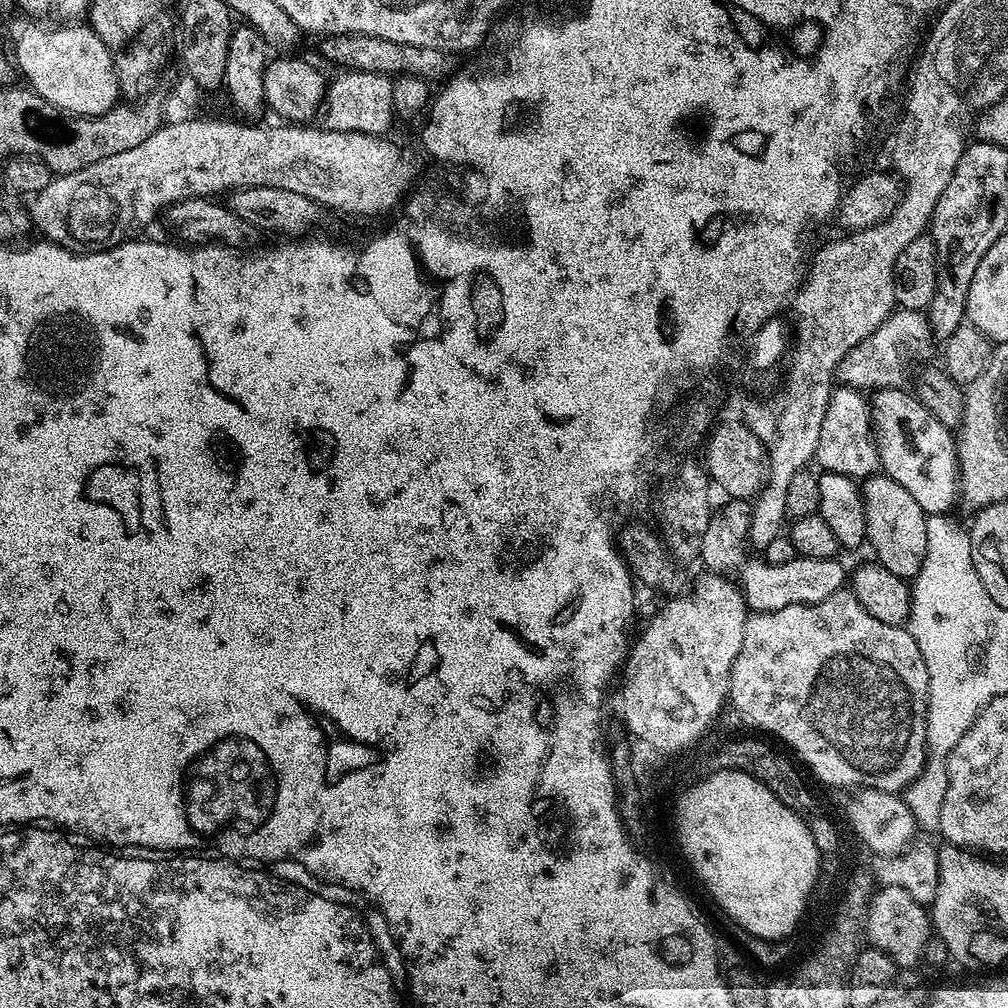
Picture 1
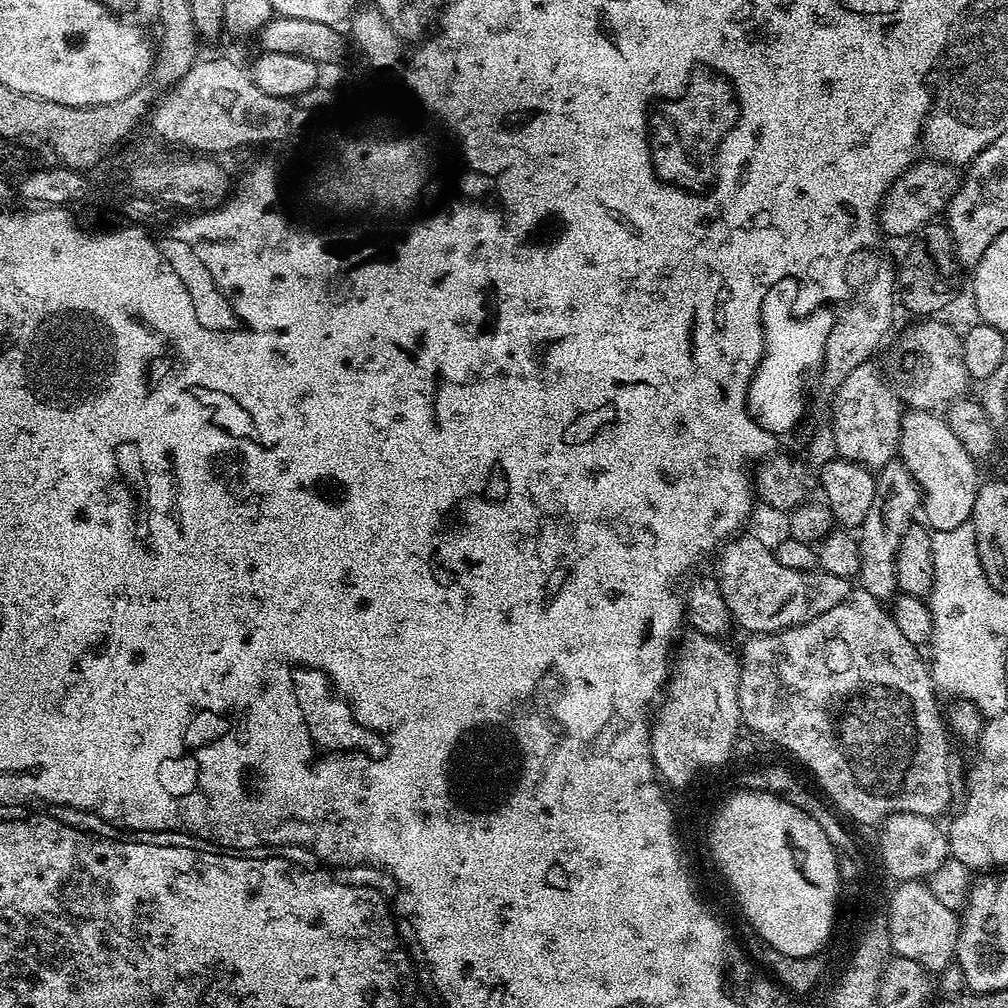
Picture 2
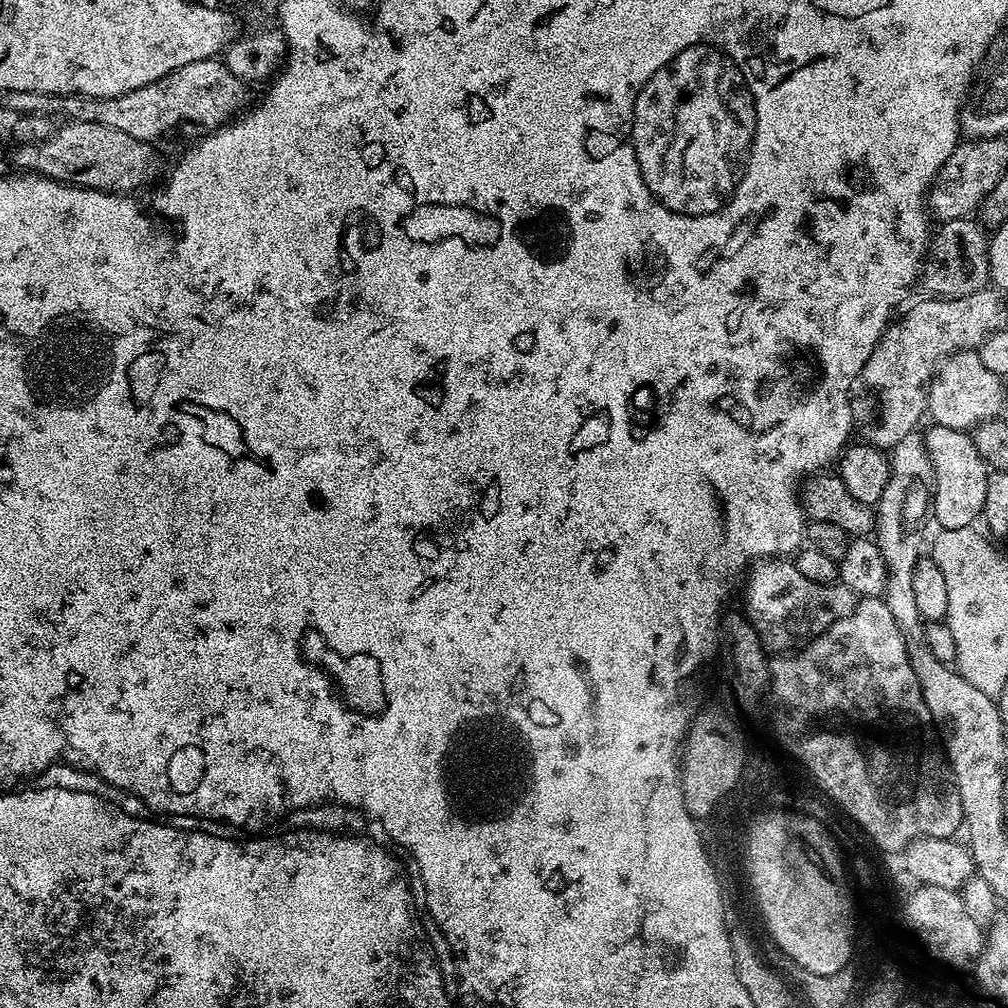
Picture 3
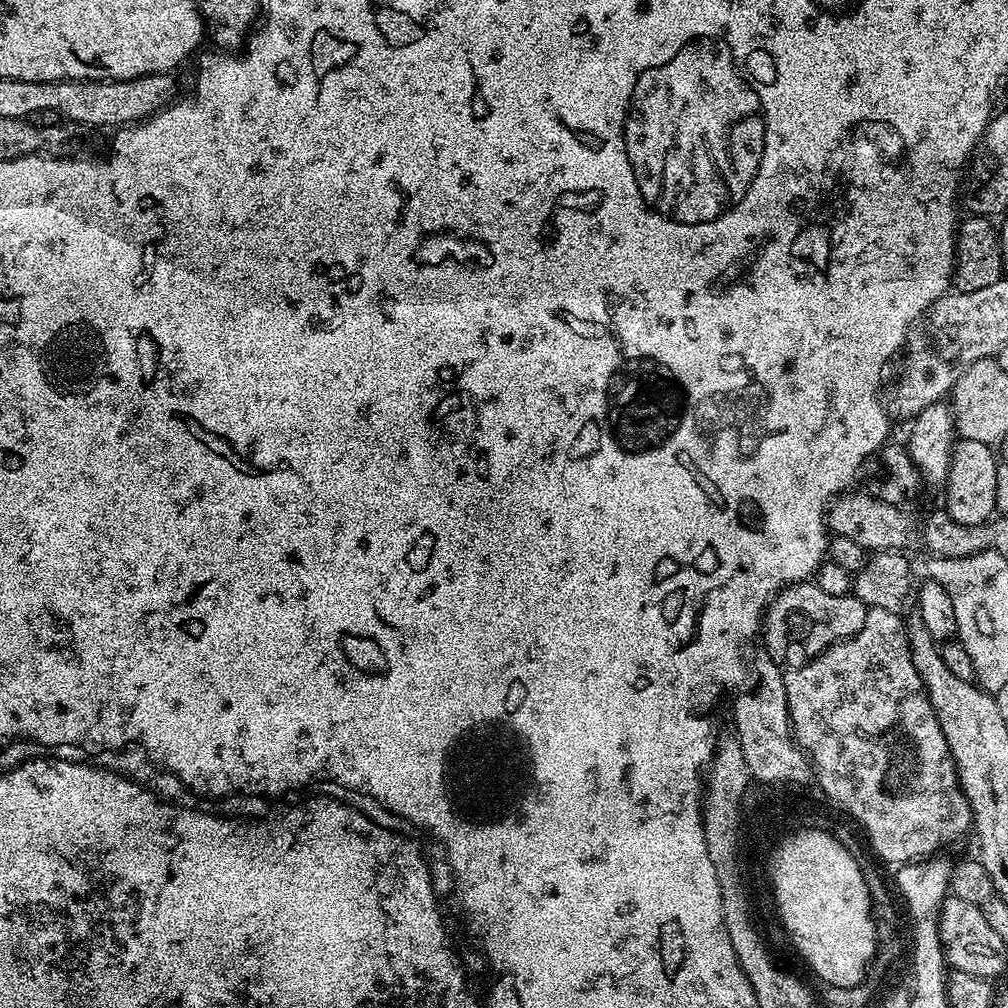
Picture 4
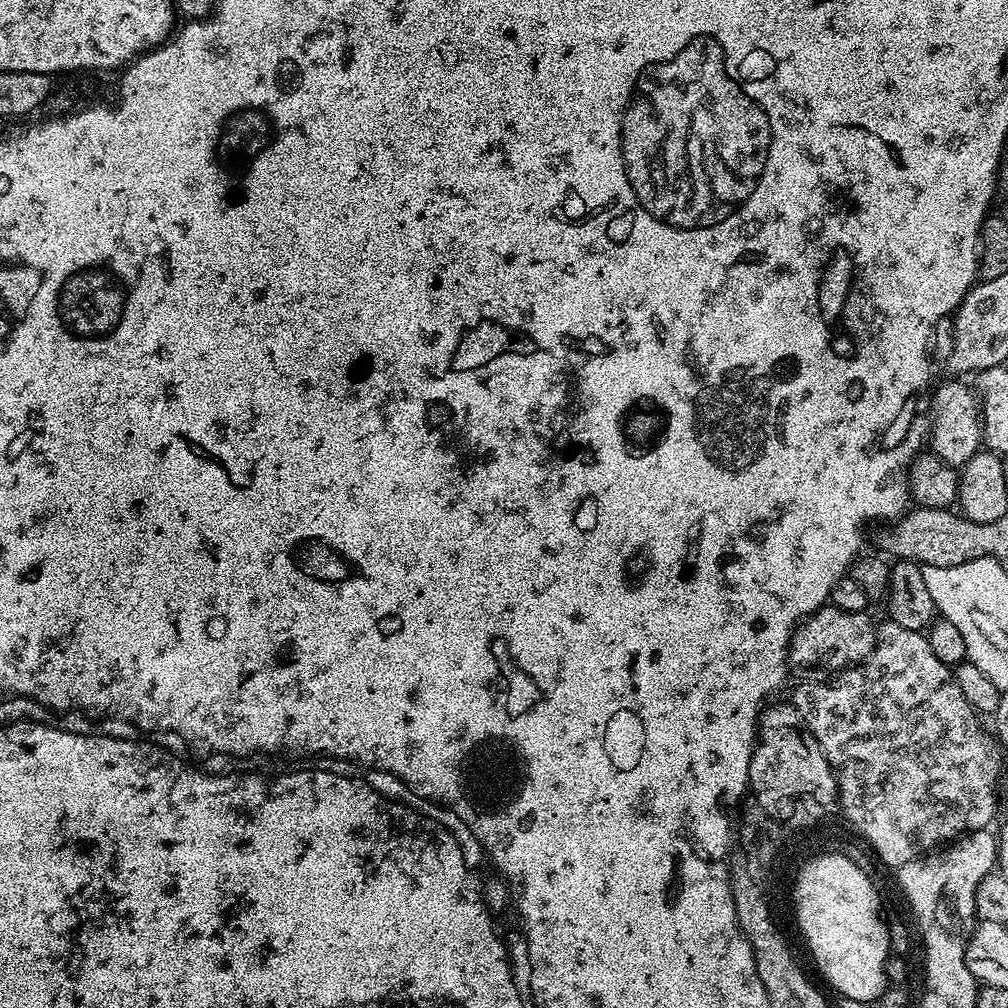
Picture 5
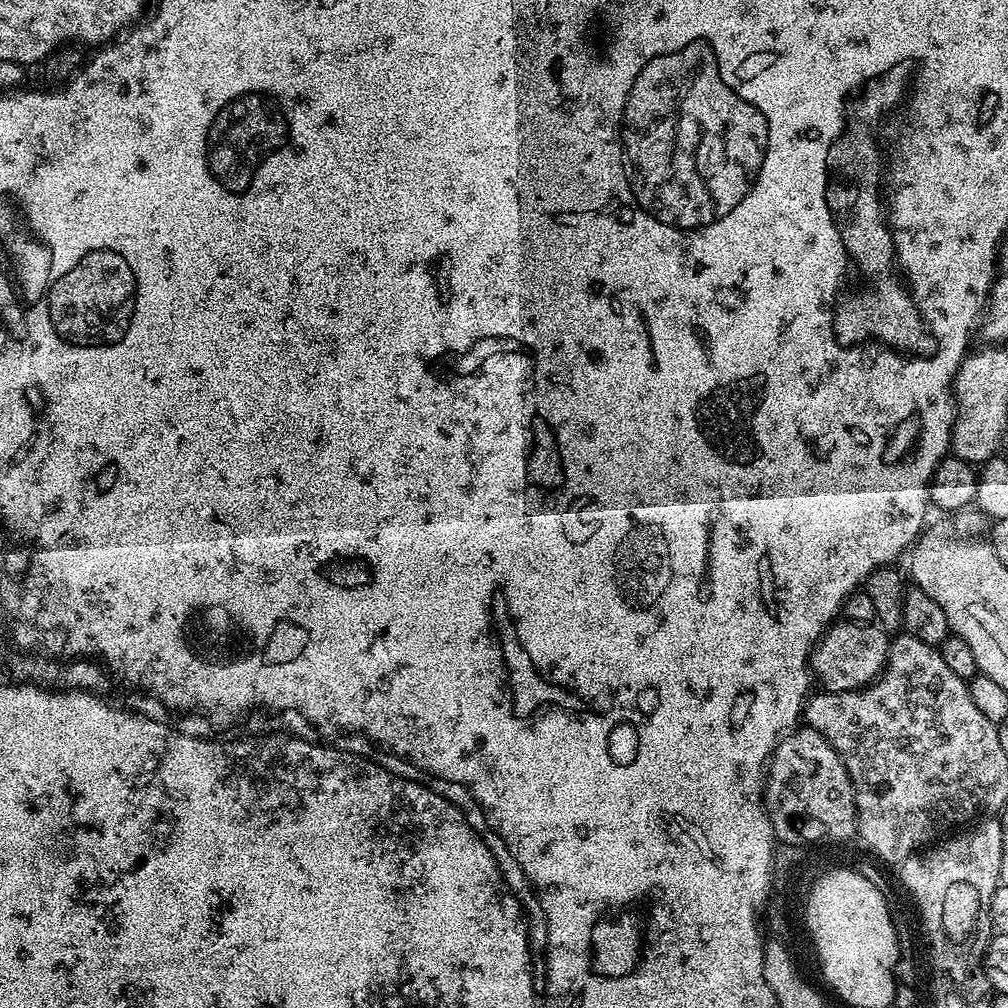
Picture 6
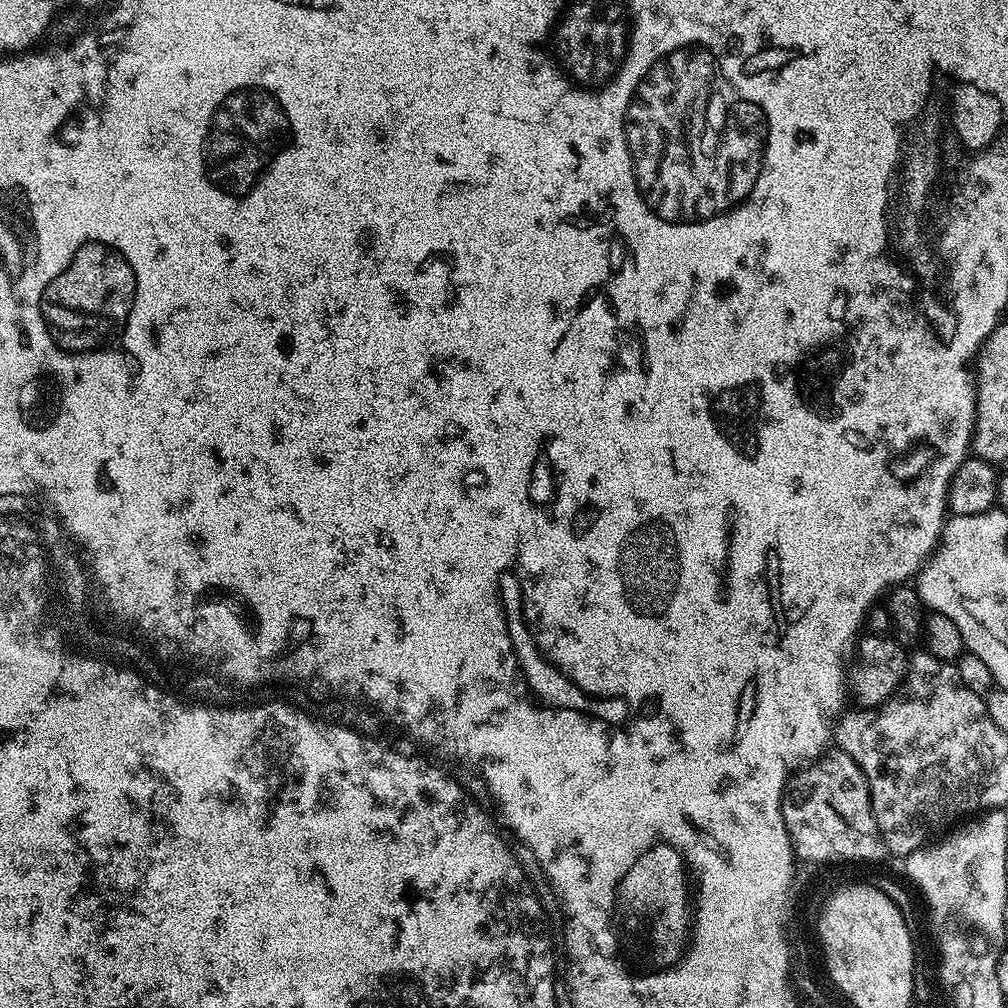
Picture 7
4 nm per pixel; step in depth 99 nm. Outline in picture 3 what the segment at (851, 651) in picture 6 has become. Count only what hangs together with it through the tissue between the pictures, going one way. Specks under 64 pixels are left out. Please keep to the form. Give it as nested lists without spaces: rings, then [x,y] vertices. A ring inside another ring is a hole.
[[[765,558],[762,560],[757,560],[747,569],[746,579],[742,584],[742,592],[744,588],[744,608],[742,607],[743,615],[748,619],[748,621],[754,626],[754,630],[758,634],[758,638],[762,643],[764,643],[765,649],[772,654],[784,654],[789,650],[799,649],[801,646],[808,643],[808,641],[814,639],[816,636],[822,635],[825,630],[834,622],[838,622],[838,618],[846,618],[846,614],[850,614],[854,610],[858,597],[852,593],[845,584],[839,582],[831,584],[819,584],[818,582],[812,582],[805,575],[800,574],[795,568],[792,562],[789,562],[784,558]]]

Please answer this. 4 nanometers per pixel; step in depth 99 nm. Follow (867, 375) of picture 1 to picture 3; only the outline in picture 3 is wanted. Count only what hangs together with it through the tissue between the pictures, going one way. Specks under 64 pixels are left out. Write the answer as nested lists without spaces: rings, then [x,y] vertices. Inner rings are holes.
[[[961,350],[953,352],[941,363],[937,373],[928,385],[929,417],[947,428],[971,430],[985,420],[995,420],[1004,408],[1005,381],[982,366],[979,351]]]

